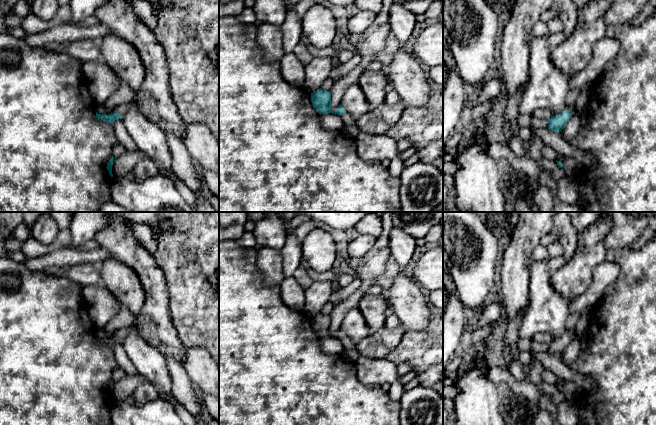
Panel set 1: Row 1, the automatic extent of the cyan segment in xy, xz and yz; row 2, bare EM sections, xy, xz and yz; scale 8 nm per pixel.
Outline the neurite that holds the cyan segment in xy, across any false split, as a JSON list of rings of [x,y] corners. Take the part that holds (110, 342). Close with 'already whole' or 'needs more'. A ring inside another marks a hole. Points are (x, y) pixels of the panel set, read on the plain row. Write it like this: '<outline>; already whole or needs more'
[[[123,327],[123,328],[119,329],[116,332],[116,334],[111,338],[104,339],[104,338],[98,338],[96,336],[96,341],[107,347],[112,348],[115,344],[122,343],[128,334],[129,334],[129,329],[127,327]]]; needs more

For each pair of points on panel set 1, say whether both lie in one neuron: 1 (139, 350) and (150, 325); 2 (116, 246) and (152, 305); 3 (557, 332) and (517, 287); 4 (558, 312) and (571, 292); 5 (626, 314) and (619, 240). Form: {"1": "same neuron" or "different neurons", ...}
{"1": "different neurons", "2": "same neuron", "3": "different neurons", "4": "different neurons", "5": "different neurons"}

